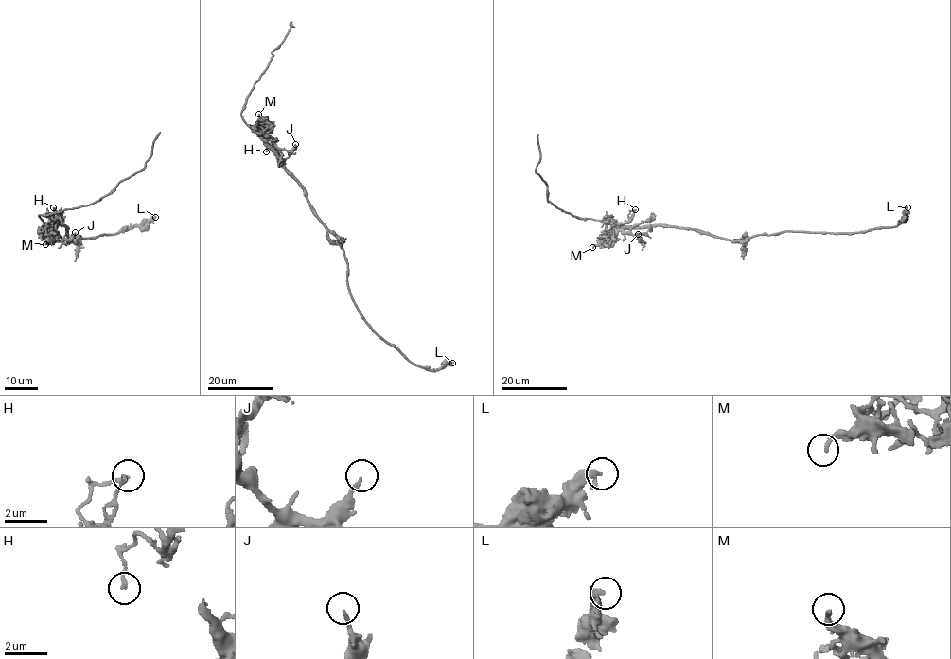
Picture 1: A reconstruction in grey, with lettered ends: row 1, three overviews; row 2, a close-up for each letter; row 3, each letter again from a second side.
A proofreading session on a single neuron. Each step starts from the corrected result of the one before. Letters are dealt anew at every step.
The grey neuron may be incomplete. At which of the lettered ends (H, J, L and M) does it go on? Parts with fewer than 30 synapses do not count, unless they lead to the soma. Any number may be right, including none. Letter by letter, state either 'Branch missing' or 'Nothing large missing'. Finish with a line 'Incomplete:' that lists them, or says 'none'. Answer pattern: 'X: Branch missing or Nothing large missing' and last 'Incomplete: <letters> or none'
H: Nothing large missing
J: Nothing large missing
L: Nothing large missing
M: Nothing large missing
Incomplete: none

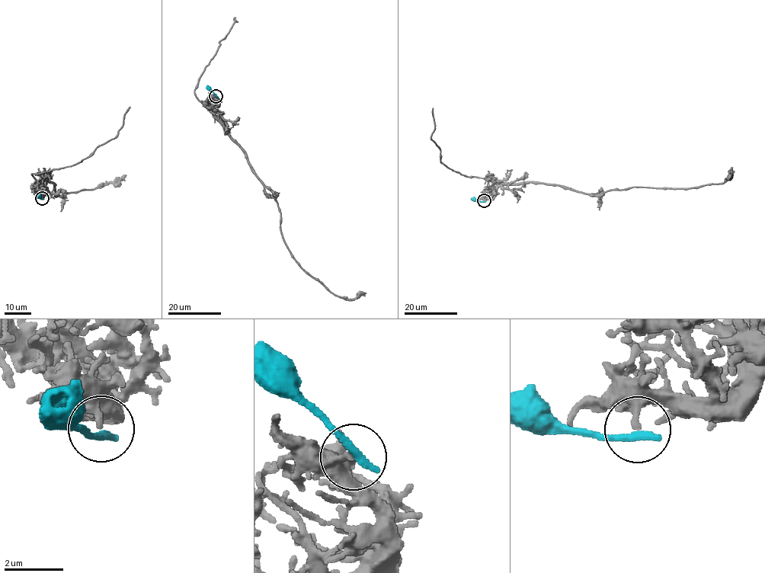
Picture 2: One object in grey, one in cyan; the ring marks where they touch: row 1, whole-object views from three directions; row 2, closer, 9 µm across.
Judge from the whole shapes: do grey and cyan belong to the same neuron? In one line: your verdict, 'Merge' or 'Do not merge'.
Do not merge

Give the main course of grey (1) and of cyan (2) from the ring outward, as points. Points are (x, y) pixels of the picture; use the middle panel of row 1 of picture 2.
1: (216, 96), (216, 117), (277, 203), (282, 237), (290, 255), (336, 295), (353, 299), (365, 293)
2: (216, 96), (207, 85)

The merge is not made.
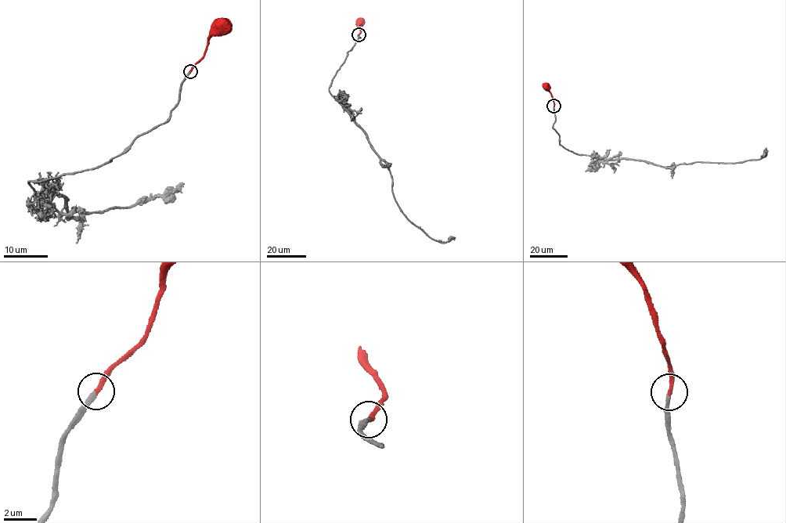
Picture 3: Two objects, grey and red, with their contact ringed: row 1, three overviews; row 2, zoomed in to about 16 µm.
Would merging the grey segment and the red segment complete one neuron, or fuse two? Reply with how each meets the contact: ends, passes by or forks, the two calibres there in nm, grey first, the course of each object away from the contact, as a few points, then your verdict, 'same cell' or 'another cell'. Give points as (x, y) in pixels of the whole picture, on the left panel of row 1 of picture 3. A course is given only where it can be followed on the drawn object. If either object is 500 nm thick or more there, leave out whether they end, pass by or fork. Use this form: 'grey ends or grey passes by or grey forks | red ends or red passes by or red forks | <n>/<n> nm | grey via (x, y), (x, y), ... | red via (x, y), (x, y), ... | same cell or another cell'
grey ends | red ends | 280/240 nm | grey via (189, 71), (169, 119), (112, 160), (27, 182), (79, 218), (71, 207), (124, 208), (184, 183) | red via (190, 71), (194, 63), (203, 55), (210, 37), (222, 27) | same cell

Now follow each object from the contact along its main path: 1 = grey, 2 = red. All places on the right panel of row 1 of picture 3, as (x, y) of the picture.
1: (553, 106), (553, 127), (560, 145), (600, 160), (633, 159), (670, 167), (740, 162), (764, 156), (766, 148)
2: (553, 106), (551, 93), (546, 87)

